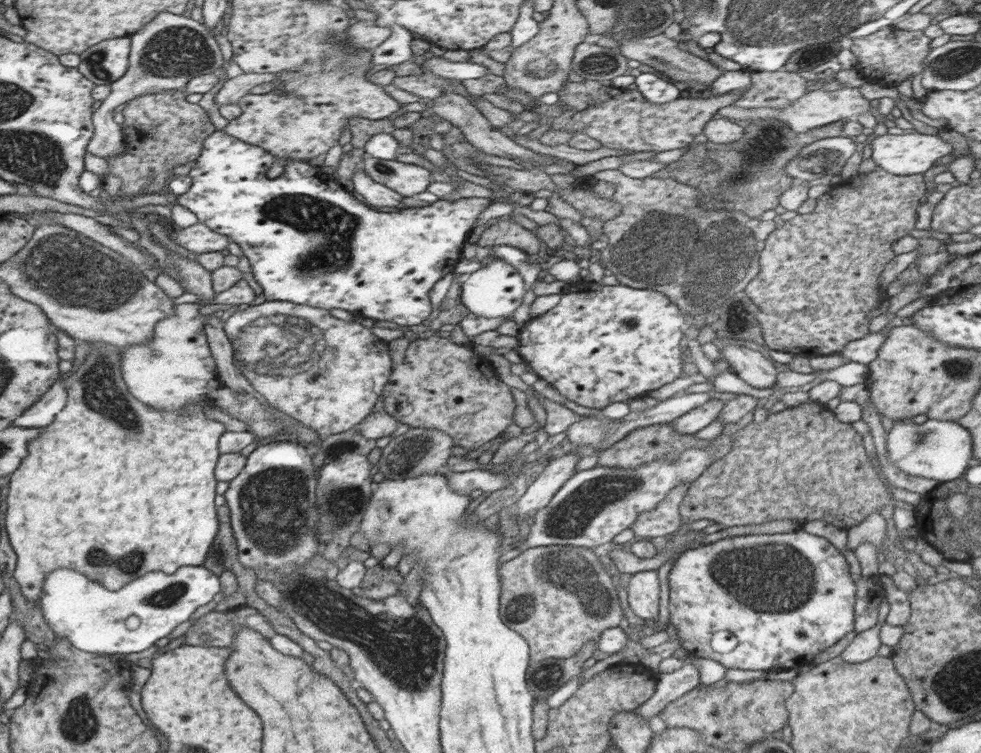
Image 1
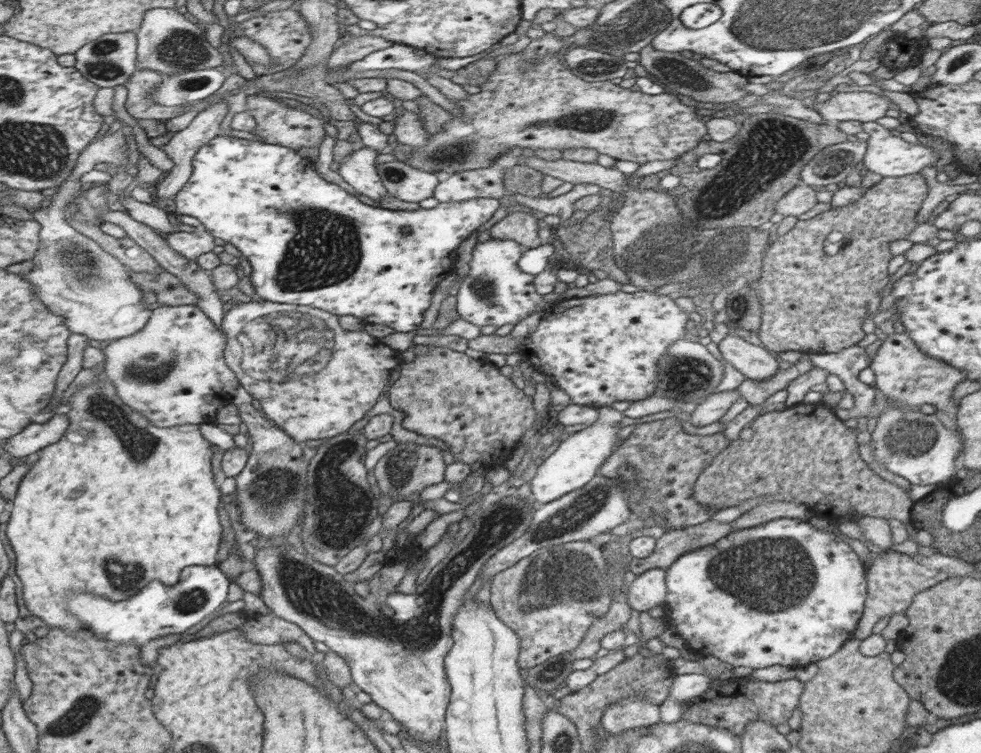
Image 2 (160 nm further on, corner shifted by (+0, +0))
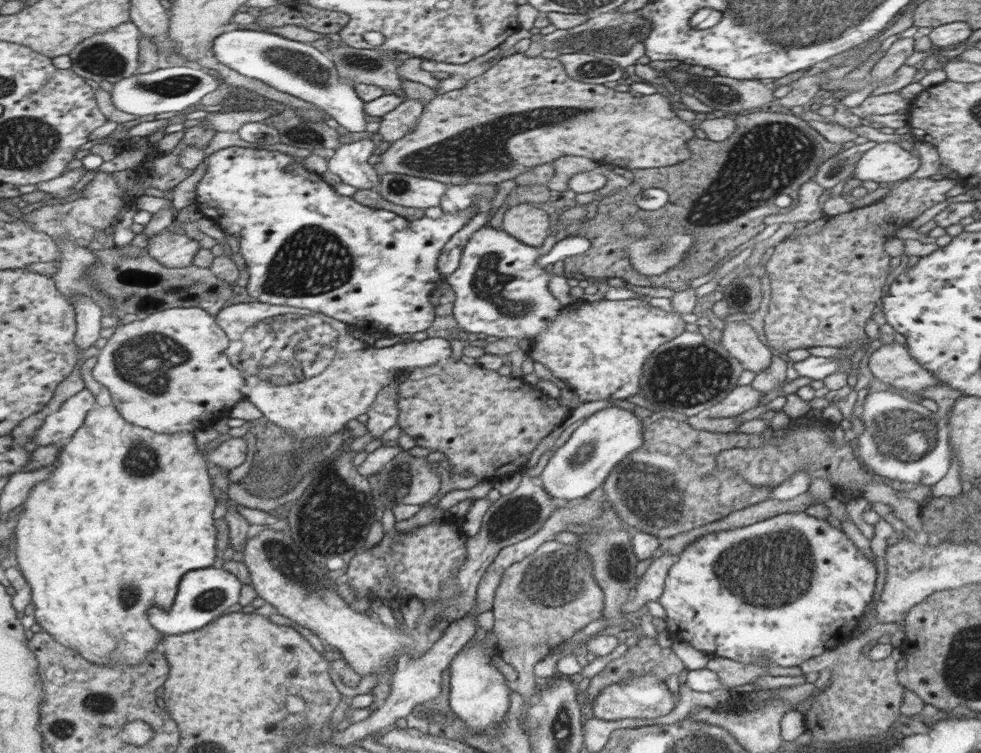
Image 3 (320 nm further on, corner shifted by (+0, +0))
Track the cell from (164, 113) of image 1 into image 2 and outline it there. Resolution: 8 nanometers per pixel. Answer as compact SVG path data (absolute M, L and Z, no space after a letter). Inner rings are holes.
M148 69L137 70L124 84L128 90L125 103L128 114L135 118L158 118L158 120L171 120L184 112L179 107L163 107L158 104L151 94L153 90L163 81L163 75L149 71Z

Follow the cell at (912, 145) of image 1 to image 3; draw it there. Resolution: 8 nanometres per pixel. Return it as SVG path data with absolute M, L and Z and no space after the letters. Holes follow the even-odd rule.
M898 143L877 144L862 154L852 176L860 181L898 183L909 178L921 166L921 159L901 148Z

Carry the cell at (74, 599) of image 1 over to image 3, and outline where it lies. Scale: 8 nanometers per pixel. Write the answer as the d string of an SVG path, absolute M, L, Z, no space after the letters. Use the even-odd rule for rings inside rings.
M219 565L191 570L179 582L177 596L170 612L166 613L166 610L148 612L148 620L164 636L198 631L213 622L218 616L222 616L231 606L239 604L242 585L243 582L238 580L237 576Z

